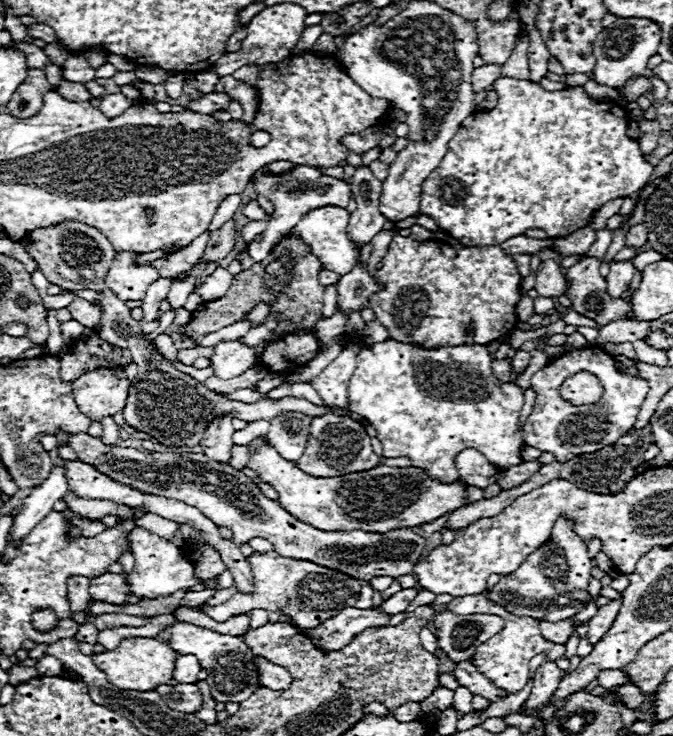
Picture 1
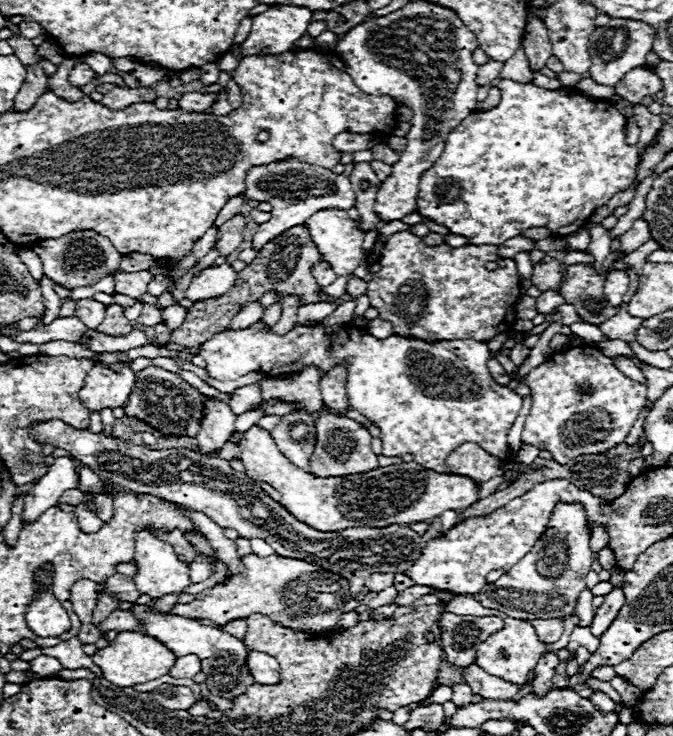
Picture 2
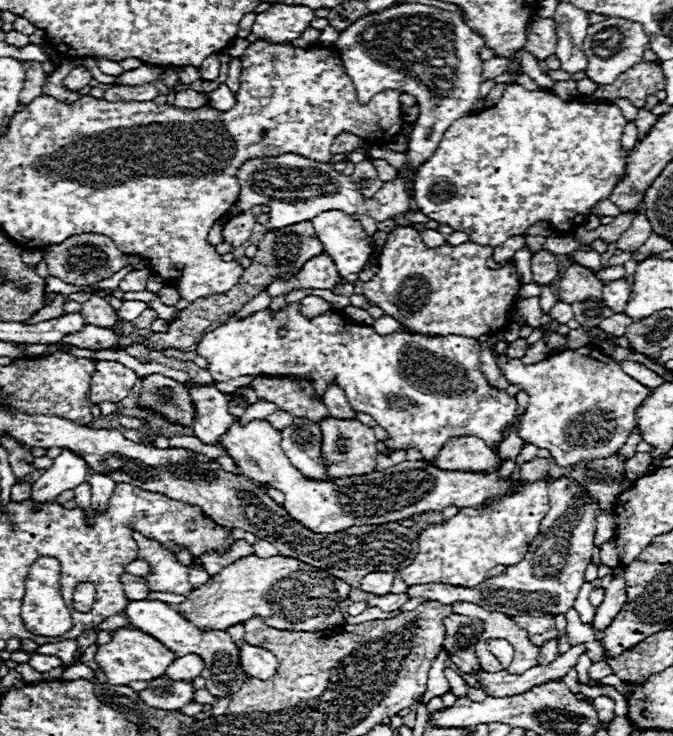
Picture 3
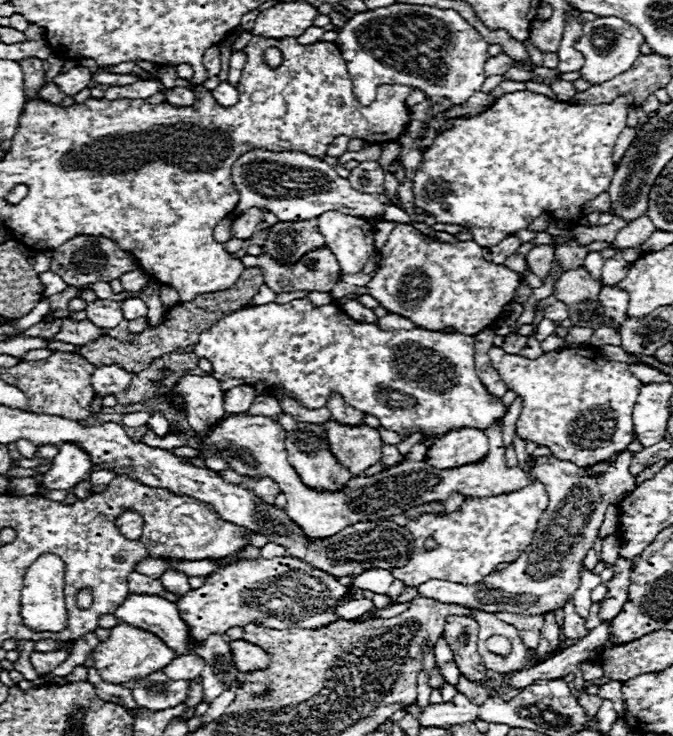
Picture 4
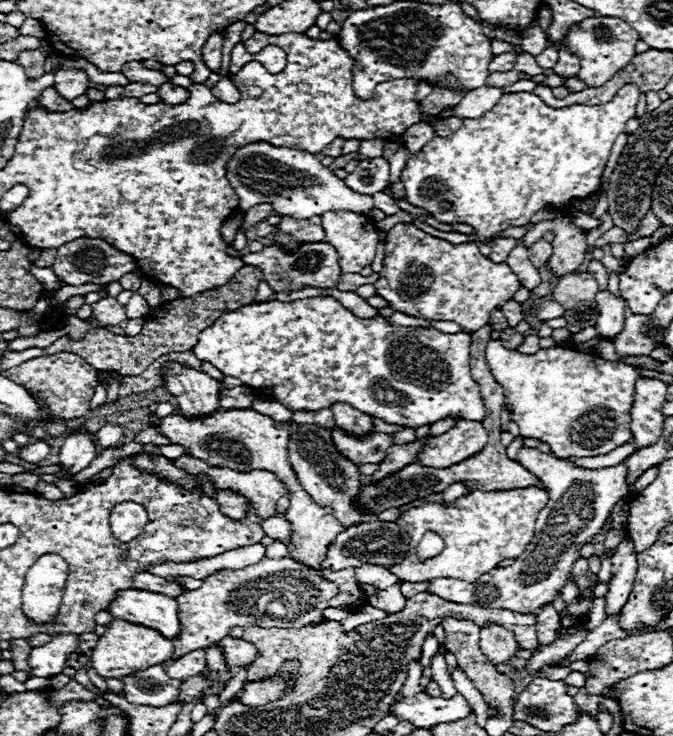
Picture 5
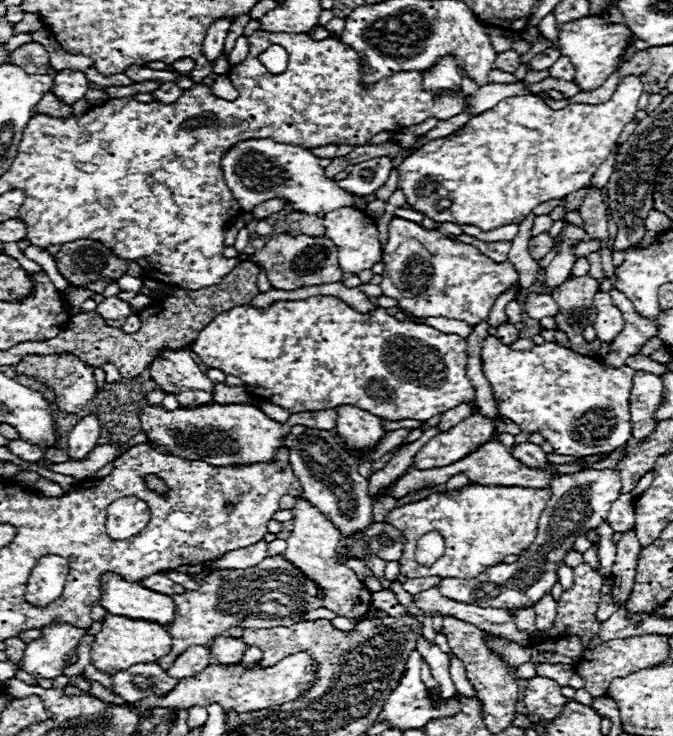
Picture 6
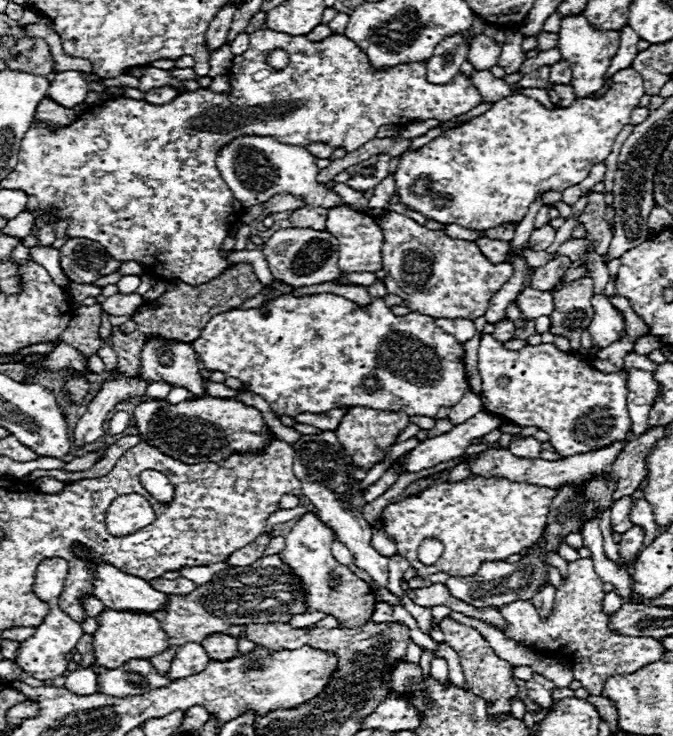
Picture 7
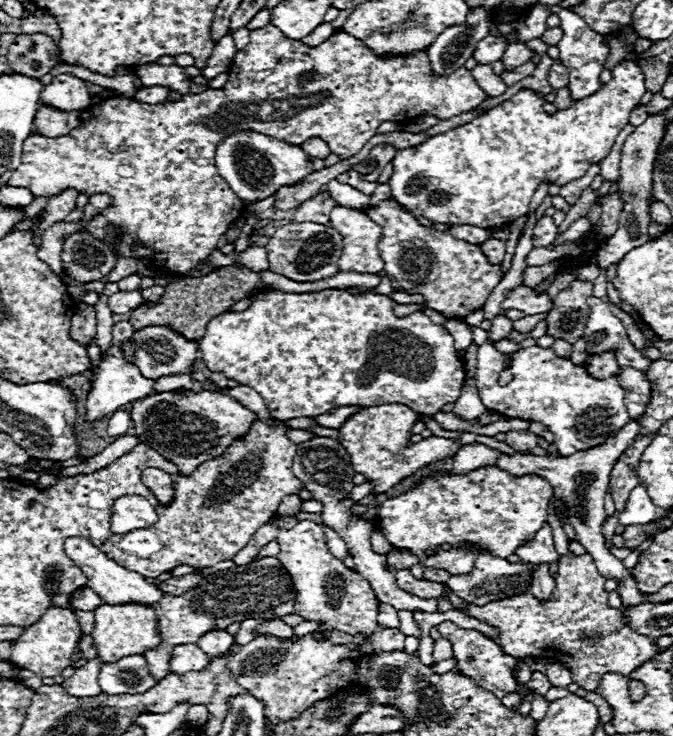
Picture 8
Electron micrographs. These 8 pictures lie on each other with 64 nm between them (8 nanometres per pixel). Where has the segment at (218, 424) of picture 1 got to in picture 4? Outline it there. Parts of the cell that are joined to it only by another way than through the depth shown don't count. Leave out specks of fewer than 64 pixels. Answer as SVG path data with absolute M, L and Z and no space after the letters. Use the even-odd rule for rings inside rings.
M184 374L176 380L174 390L184 396L184 410L194 432L204 434L214 422L226 418L224 392L214 376Z

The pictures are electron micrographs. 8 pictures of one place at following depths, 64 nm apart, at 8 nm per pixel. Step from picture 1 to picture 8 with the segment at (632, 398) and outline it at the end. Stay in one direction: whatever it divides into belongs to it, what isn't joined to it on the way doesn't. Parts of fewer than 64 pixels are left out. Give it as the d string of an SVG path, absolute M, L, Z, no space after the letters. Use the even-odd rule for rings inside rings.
M492 340L478 348L474 380L482 404L508 418L544 422L554 434L554 446L560 456L570 456L574 452L602 444L610 434L630 420L624 404L624 390L614 376L596 380L588 376L582 366L572 366L570 360L558 358L552 348L532 346L518 350L510 368L512 380L506 386L500 386L500 352L492 346Z

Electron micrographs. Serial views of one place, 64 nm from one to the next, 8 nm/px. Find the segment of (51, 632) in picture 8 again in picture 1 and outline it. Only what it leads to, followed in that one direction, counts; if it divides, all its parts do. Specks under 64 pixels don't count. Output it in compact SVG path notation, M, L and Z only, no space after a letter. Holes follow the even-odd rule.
M44 654L42 658L38 658L38 664L34 666L38 670L40 676L60 676L62 674L62 664L58 658L52 658L48 654Z

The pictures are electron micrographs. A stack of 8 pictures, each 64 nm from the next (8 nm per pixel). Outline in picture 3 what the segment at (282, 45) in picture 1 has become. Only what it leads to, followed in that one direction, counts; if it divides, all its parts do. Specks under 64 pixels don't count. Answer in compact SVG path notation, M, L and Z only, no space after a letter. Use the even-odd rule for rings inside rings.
M272 4L266 12L256 14L248 42L268 40L268 42L292 42L296 40L312 22L314 10L308 6L290 6L290 4Z

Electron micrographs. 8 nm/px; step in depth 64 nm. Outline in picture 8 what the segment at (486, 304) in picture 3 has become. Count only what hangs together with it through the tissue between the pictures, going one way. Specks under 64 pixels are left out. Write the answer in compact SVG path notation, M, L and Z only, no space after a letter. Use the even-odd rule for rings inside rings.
M380 202L364 208L364 214L382 228L378 250L392 286L396 290L424 294L426 306L448 318L464 318L474 308L482 308L488 294L502 280L500 266L490 264L480 246L458 240L448 232L426 228L408 210L392 208L388 202Z

